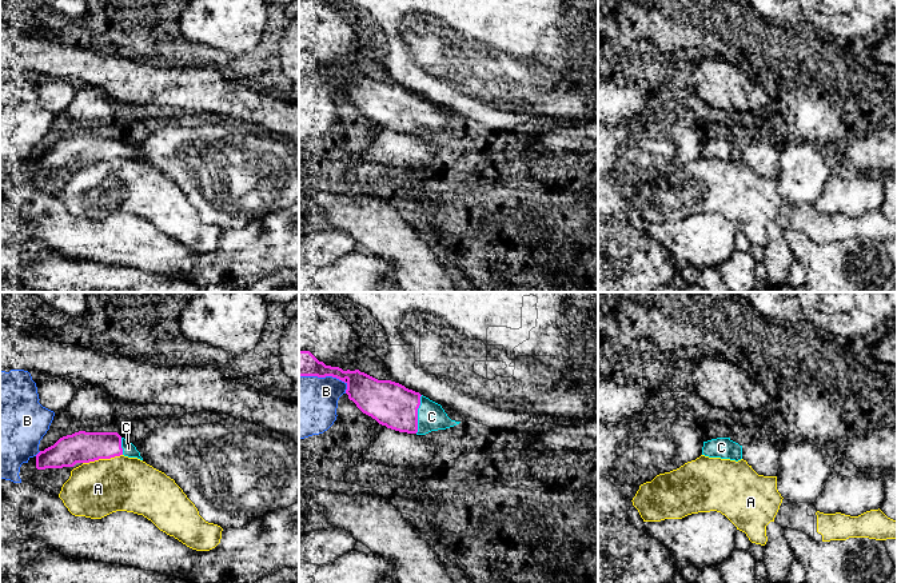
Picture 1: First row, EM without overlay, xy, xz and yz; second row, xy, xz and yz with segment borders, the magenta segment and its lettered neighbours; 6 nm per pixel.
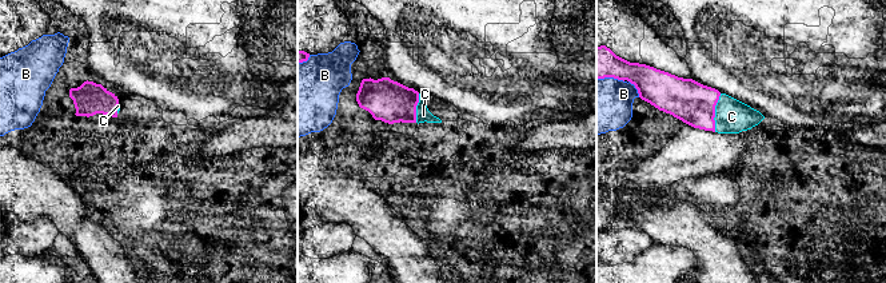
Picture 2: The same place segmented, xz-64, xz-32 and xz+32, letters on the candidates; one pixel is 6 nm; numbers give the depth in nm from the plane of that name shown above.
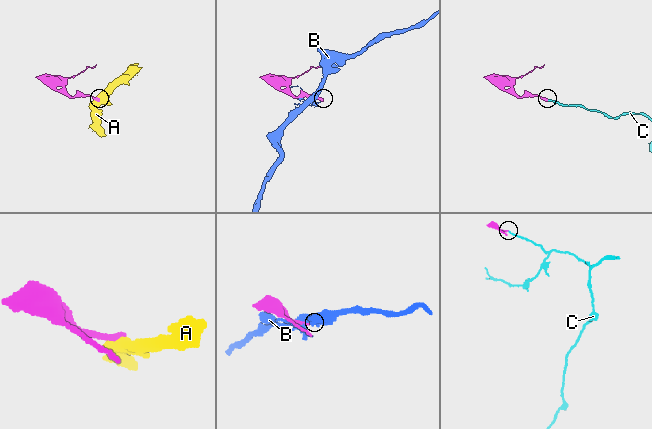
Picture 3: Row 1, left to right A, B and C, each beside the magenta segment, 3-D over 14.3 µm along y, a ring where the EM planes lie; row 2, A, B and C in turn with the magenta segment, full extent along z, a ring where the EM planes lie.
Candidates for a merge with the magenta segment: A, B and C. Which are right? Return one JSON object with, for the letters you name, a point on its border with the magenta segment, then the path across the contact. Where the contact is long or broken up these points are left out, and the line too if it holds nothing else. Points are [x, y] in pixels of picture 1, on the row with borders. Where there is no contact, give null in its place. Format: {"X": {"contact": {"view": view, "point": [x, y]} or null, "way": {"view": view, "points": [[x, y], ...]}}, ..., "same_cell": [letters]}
{"C": {"contact": {"view": "xz", "point": [417, 414]}, "way": {"view": "xz", "points": [[391, 404], [417, 414], [431, 416]]}}, "same_cell": ["C"]}

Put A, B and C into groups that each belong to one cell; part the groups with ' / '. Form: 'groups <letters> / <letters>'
groups A / B / C

